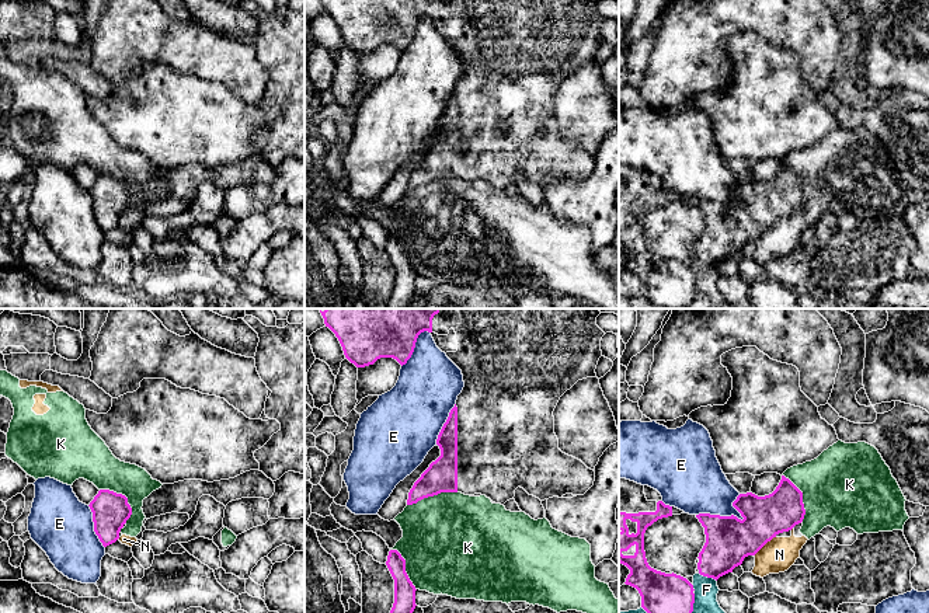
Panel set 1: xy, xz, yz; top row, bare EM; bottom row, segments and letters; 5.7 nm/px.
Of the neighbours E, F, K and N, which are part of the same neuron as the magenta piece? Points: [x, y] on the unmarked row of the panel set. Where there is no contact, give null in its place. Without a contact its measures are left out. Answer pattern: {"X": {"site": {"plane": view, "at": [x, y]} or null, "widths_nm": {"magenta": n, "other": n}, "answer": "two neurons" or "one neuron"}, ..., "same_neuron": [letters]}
{"E": {"site": {"plane": "yz", "at": [731, 201]}, "widths_nm": {"magenta": 280, "other": 320}, "answer": "two neurons"}, "F": {"site": {"plane": "yz", "at": [707, 263]}, "widths_nm": {"magenta": 280, "other": 200}, "answer": "two neurons"}, "K": {"site": {"plane": "xy", "at": [127, 184]}, "widths_nm": {"magenta": 200, "other": 200}, "answer": "two neurons"}, "N": {"site": {"plane": "yz", "at": [764, 230]}, "widths_nm": {"magenta": 280, "other": 190}, "answer": "two neurons"}, "same_neuron": []}

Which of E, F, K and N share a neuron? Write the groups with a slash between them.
E / F / K N

